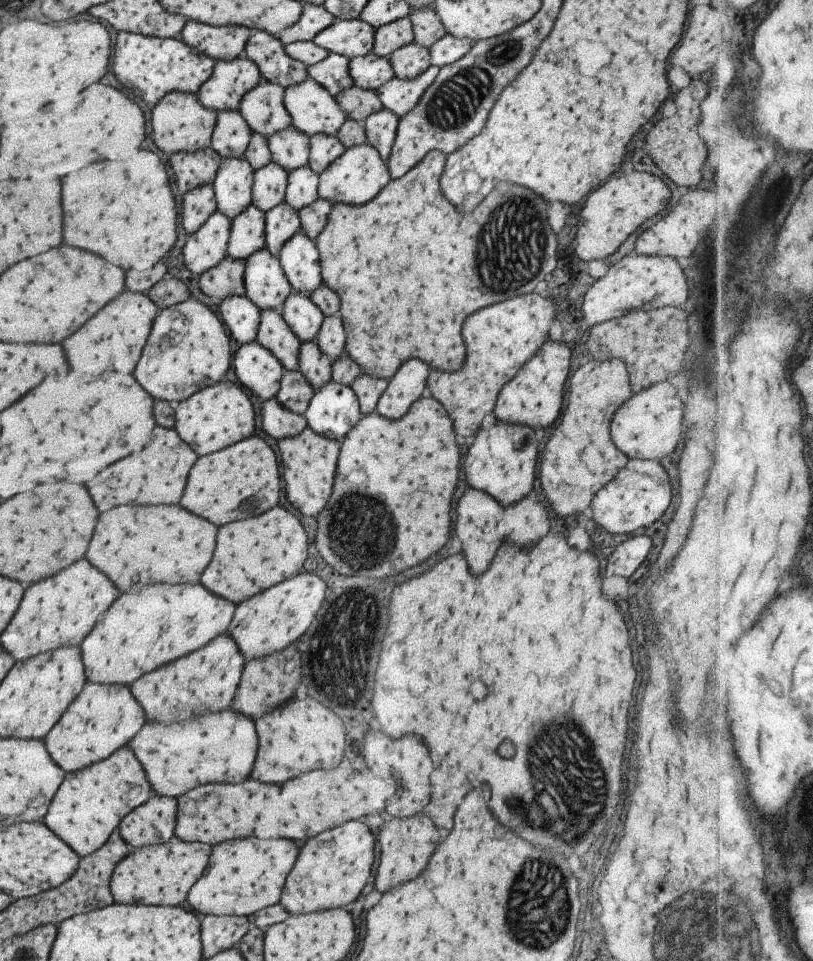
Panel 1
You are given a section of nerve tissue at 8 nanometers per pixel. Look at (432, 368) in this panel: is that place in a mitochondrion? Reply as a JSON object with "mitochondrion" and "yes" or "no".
{"mitochondrion":"no"}

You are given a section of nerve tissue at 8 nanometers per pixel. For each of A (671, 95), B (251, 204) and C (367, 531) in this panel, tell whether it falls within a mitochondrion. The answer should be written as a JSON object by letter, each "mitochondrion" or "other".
{"A":"other","B":"other","C":"mitochondrion"}

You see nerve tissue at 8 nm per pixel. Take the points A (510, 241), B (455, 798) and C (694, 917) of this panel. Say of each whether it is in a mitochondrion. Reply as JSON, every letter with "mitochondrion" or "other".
{"A":"mitochondrion","B":"other","C":"mitochondrion"}

